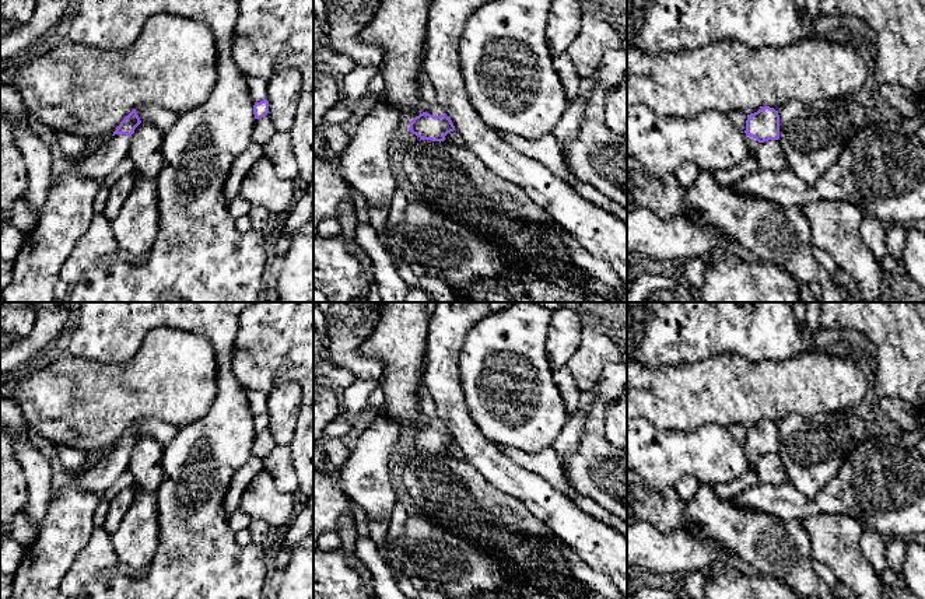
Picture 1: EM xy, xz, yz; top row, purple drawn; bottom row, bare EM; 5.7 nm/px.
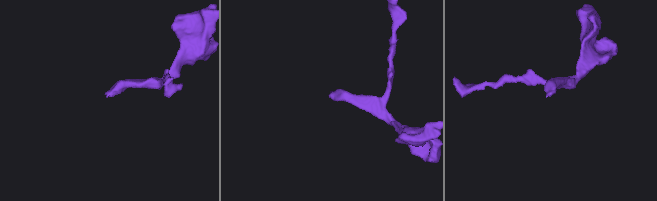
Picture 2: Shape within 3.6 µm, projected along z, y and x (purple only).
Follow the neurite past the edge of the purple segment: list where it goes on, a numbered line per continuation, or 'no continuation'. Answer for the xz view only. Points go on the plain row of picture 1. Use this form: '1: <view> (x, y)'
1: xz (435, 423)

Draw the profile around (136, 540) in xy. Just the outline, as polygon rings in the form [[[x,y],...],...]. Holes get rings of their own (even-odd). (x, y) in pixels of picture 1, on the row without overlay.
[[[137,488],[129,511],[111,537],[119,563],[147,571],[160,544],[157,494]]]

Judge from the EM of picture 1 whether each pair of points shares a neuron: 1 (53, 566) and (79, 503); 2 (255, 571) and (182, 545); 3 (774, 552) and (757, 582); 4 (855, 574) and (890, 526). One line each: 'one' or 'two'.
1: one
2: one
3: two
4: two

